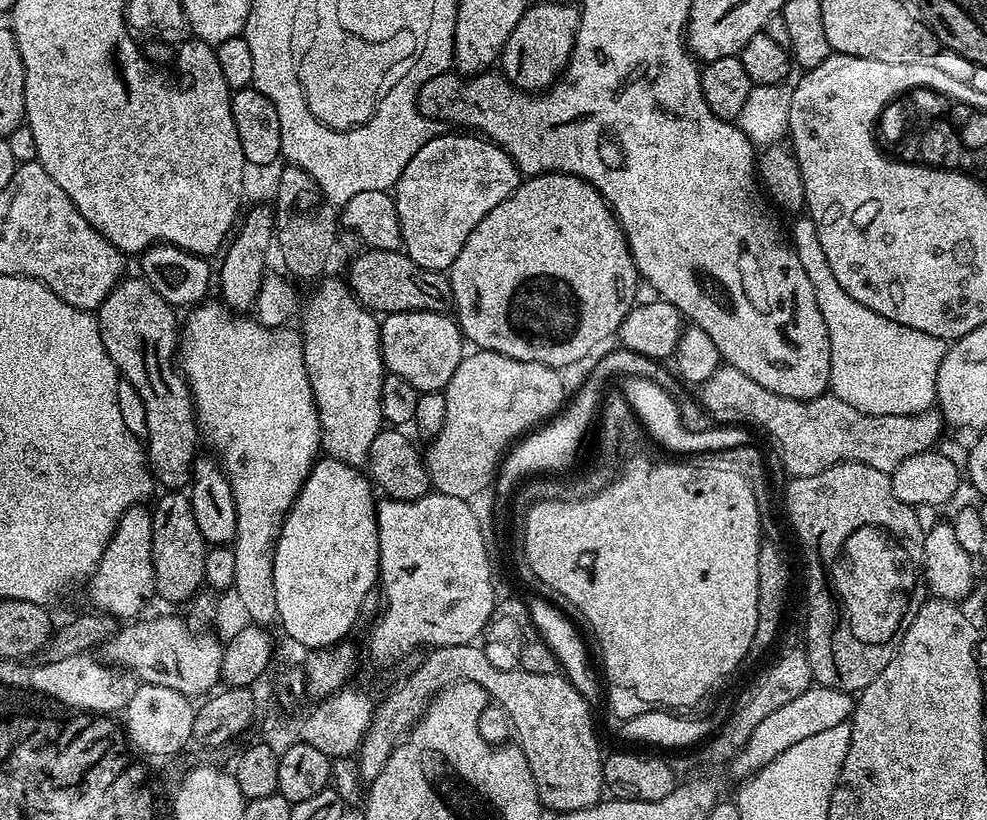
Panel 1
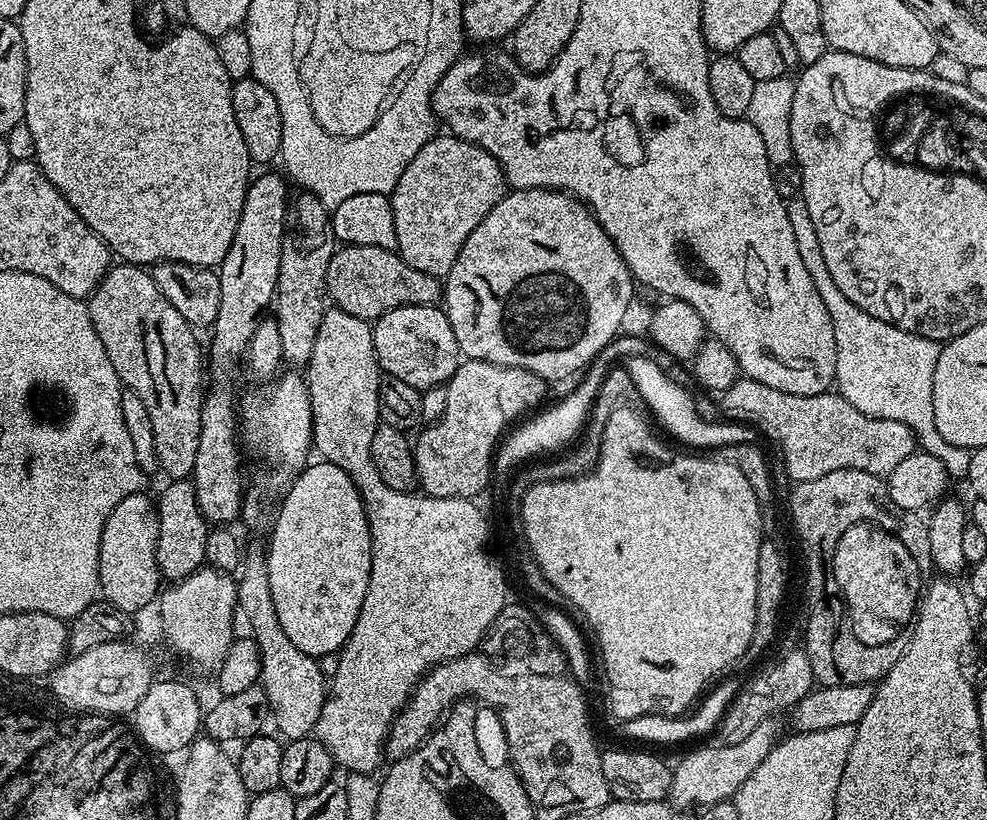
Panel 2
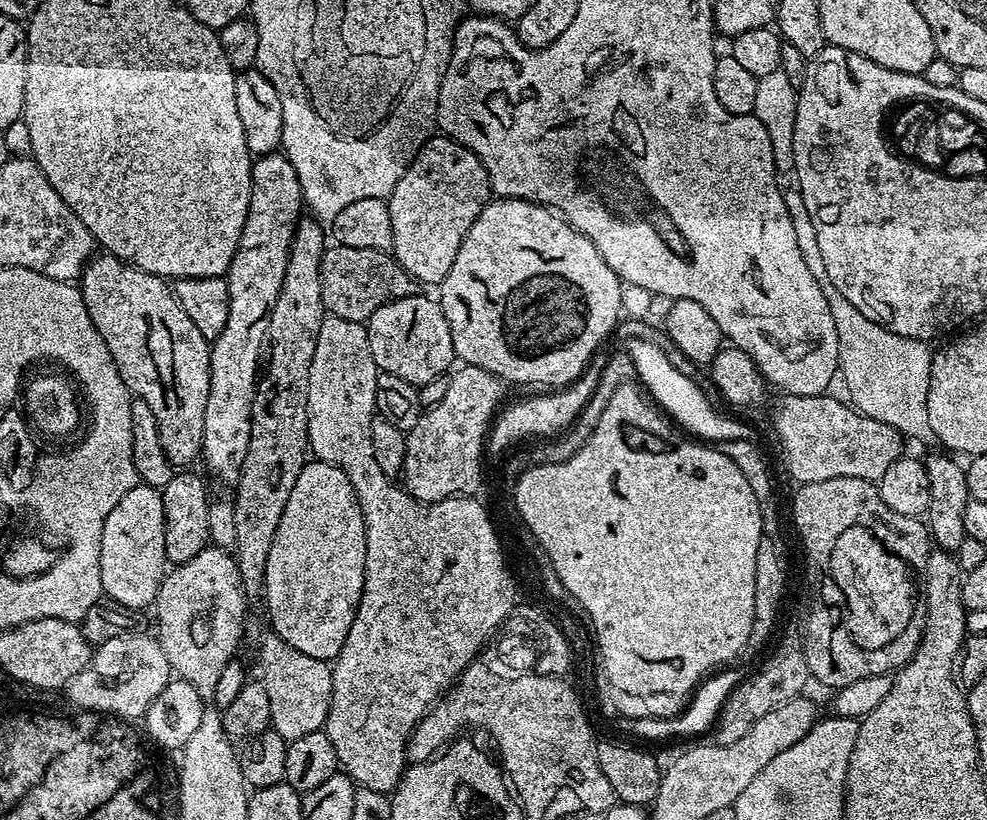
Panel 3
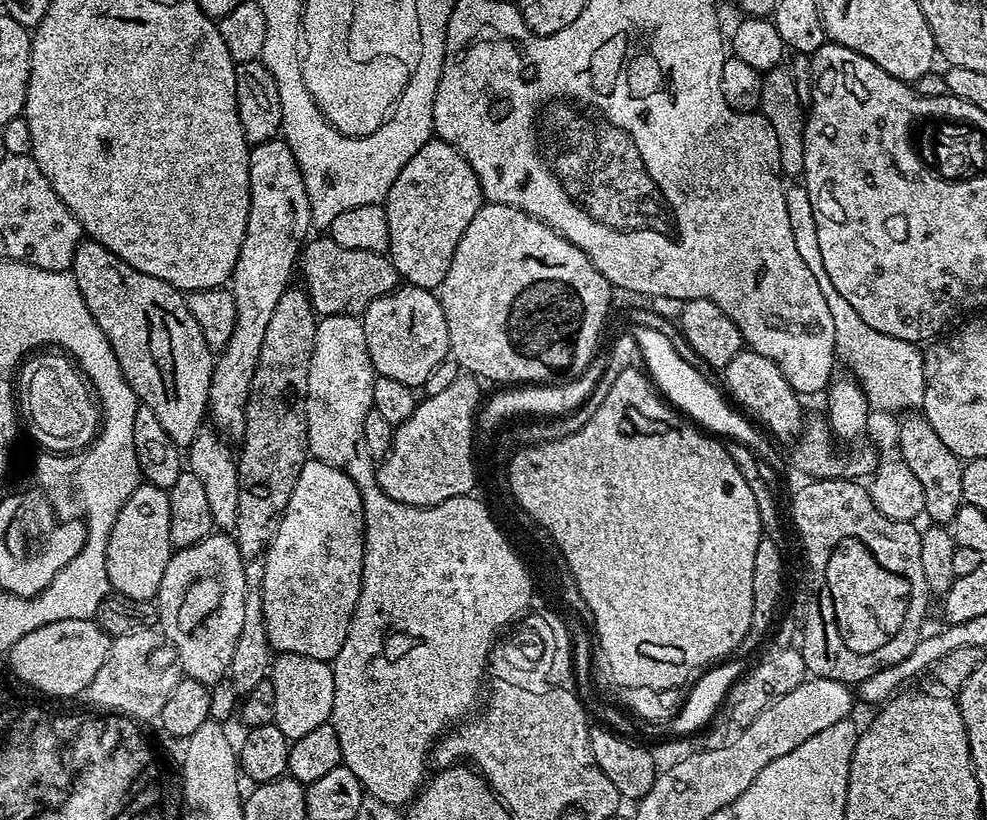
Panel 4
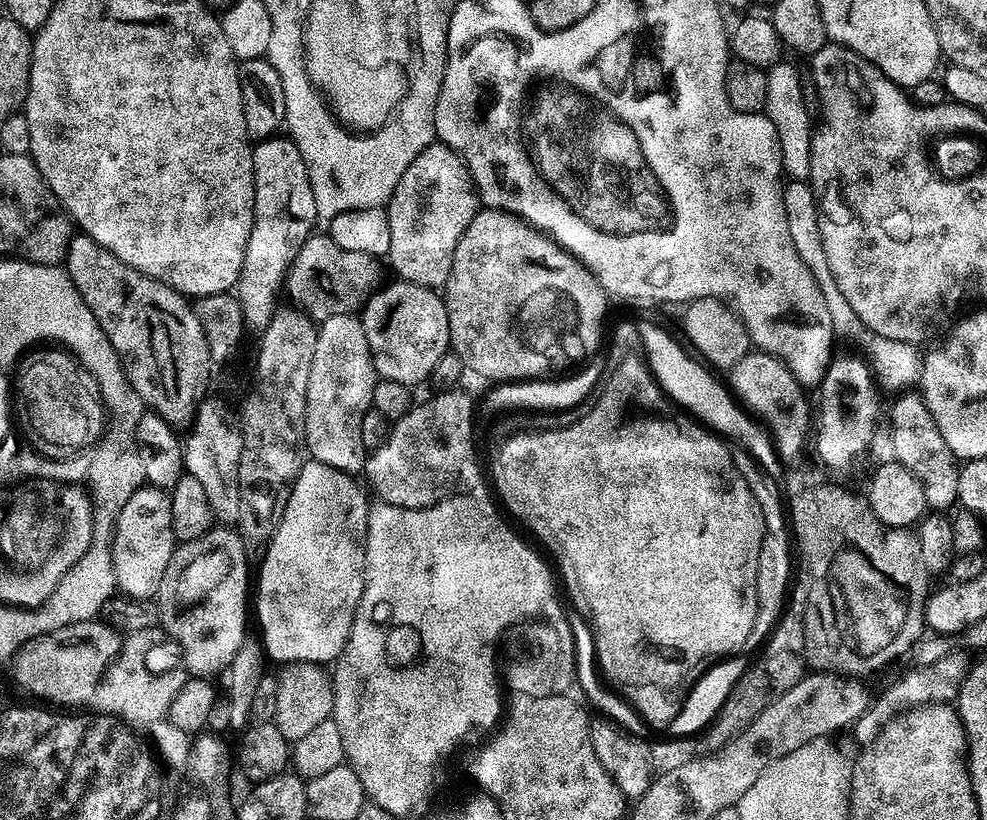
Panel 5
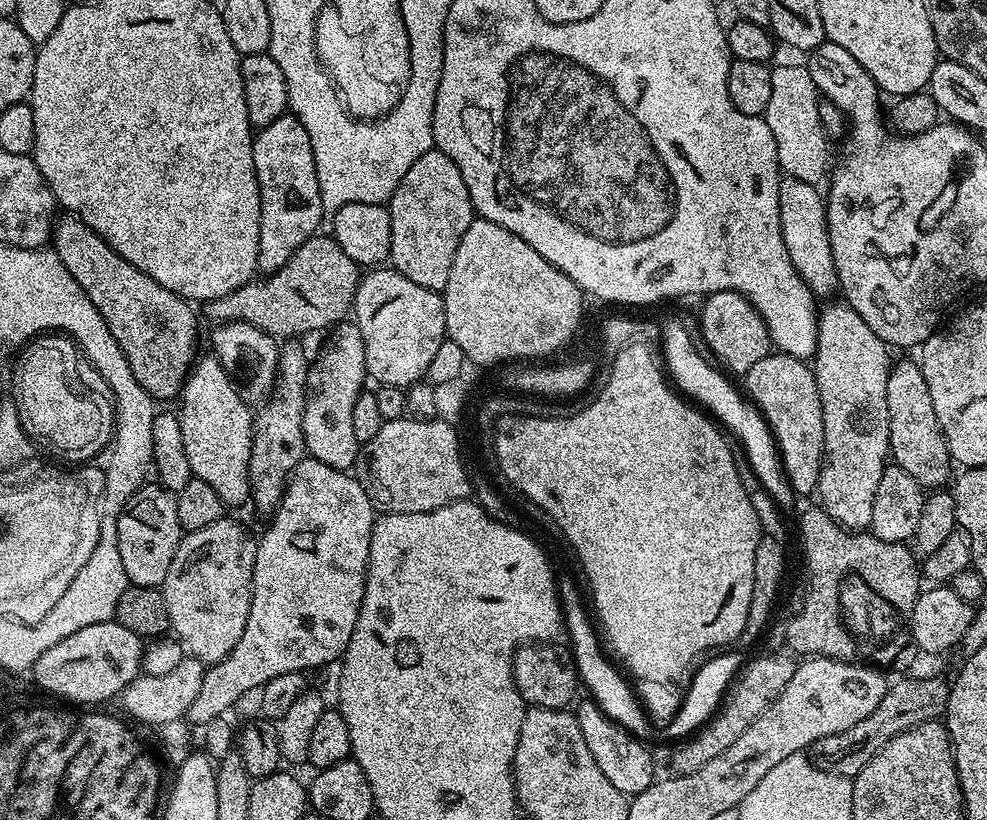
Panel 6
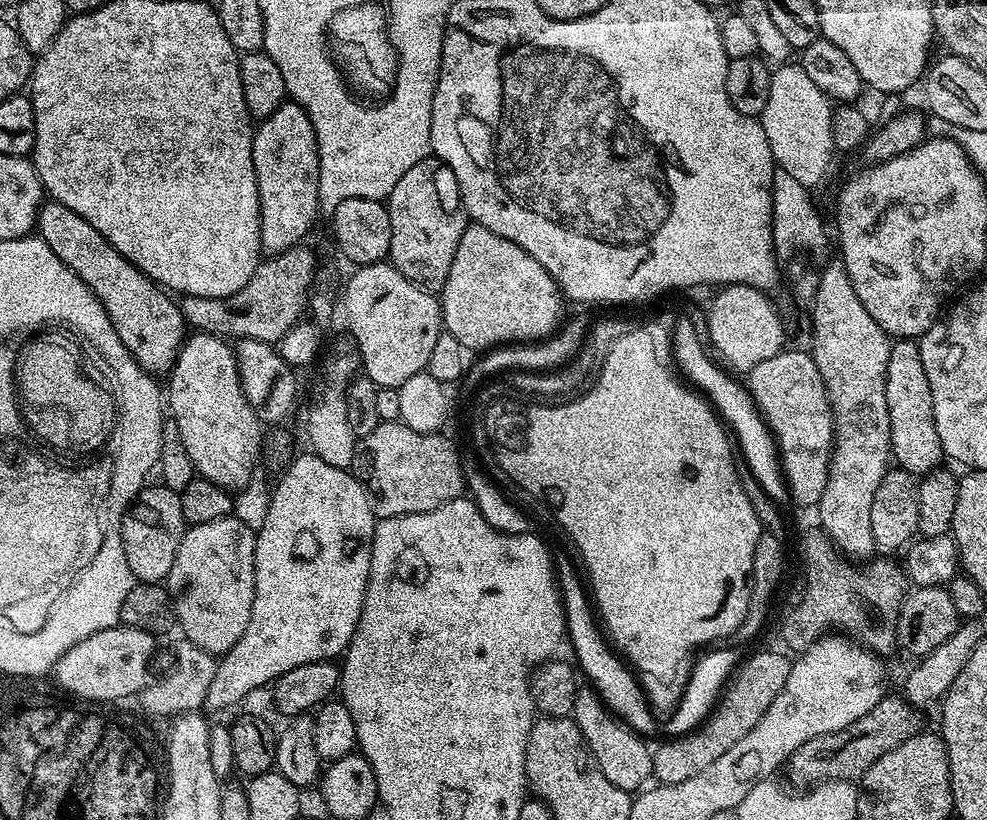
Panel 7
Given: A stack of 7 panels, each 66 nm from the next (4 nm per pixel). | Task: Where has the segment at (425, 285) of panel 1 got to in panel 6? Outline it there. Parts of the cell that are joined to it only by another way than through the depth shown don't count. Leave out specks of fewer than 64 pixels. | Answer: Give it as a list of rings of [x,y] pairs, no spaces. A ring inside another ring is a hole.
[[[317,234],[310,237],[277,272],[253,279],[228,296],[207,301],[203,308],[205,314],[217,325],[245,320],[275,338],[300,338],[296,336],[303,332],[316,332],[319,328],[331,329],[347,317],[344,316],[347,312],[349,315],[353,311],[361,275],[361,265],[356,264],[354,258],[350,258],[350,254],[346,254],[346,250],[342,250],[342,246],[338,246],[338,242],[332,239],[331,235]]]

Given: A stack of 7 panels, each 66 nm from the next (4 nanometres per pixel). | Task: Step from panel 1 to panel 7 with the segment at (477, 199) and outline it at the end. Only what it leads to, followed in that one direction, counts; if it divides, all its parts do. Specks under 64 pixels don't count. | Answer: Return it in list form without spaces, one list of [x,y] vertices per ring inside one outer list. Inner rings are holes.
[[[429,158],[410,166],[386,201],[390,214],[390,250],[392,267],[410,282],[433,294],[443,292],[458,242],[466,227],[464,199],[460,196],[454,170],[441,160]]]

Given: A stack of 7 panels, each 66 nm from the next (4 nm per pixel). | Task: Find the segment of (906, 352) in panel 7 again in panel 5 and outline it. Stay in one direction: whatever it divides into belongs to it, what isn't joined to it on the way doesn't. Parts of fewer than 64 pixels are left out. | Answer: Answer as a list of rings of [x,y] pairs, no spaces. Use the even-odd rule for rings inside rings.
[[[904,390],[892,404],[892,409],[887,409],[886,424],[892,431],[892,452],[891,455],[918,482],[922,482],[922,494],[926,494],[928,508],[932,510],[948,510],[951,504],[955,505],[958,501],[958,474],[961,465],[958,463],[957,456],[946,446],[946,438],[938,430],[930,410],[926,406],[923,396],[916,390]]]

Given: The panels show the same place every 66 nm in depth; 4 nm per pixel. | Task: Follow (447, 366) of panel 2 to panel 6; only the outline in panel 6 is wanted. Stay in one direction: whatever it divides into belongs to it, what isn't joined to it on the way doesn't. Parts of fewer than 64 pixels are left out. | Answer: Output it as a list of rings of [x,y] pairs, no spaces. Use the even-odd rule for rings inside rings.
[[[376,266],[365,271],[360,277],[354,305],[354,323],[362,334],[366,350],[366,373],[376,379],[377,385],[385,384],[395,388],[407,389],[416,379],[428,371],[430,361],[438,351],[438,346],[446,338],[444,330],[444,298],[441,293],[426,290],[418,282],[410,282],[401,272],[391,266]]]

